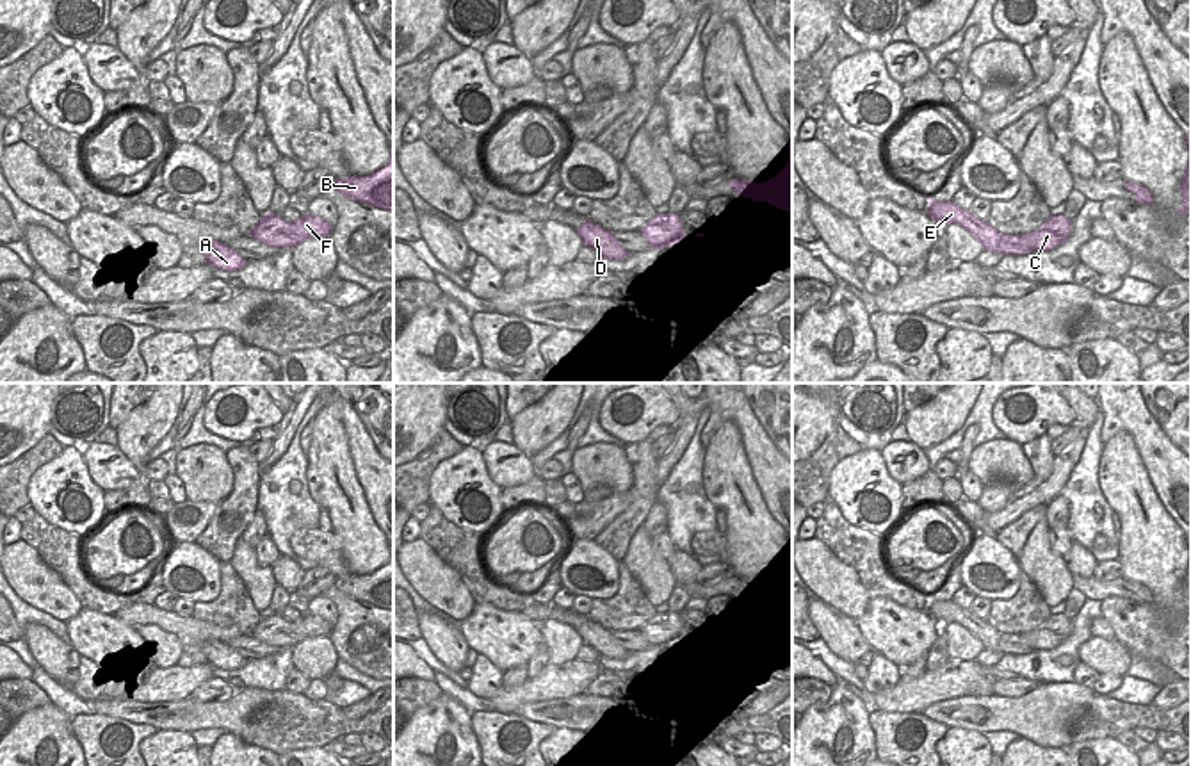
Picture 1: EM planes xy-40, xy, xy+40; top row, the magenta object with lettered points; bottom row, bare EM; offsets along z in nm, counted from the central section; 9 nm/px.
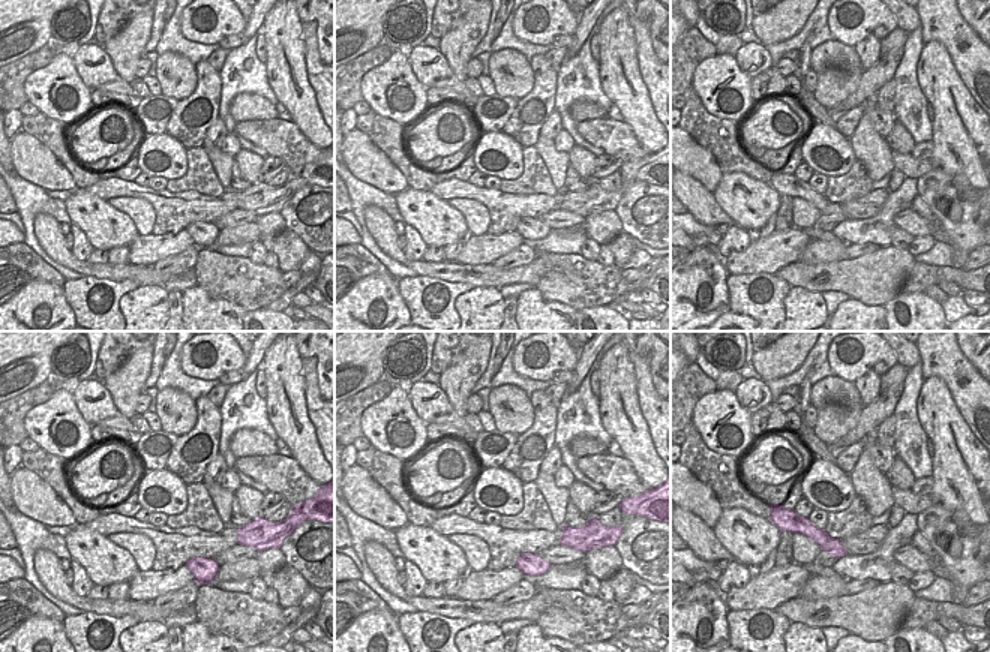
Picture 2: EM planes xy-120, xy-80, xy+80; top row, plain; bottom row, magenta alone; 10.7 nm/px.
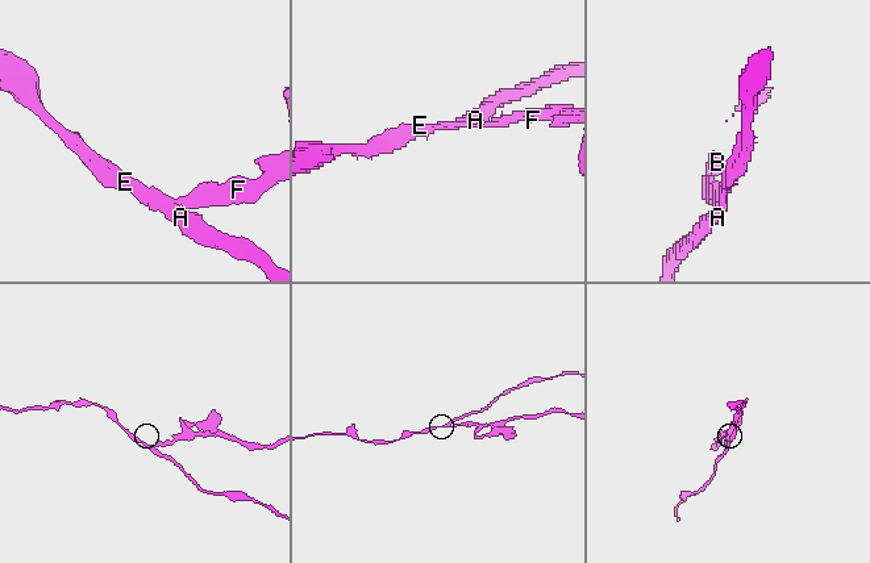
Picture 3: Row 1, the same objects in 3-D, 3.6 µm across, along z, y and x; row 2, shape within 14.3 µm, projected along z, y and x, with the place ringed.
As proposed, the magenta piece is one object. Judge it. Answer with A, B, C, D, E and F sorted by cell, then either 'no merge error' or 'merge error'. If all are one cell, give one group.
A D E / B C F; merge error

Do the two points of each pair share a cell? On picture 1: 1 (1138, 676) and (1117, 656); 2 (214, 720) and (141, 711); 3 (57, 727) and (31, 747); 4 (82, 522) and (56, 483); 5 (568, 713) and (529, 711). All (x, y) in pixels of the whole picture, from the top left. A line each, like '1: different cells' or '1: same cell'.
1: different cells
2: same cell
3: same cell
4: same cell
5: same cell

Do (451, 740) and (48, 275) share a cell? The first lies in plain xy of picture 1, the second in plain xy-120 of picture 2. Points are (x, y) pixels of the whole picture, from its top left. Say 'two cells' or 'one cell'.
two cells

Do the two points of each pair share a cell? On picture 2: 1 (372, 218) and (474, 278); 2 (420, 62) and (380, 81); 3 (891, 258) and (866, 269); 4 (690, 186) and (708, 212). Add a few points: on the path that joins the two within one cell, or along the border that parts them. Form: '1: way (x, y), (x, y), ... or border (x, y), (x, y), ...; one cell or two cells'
1: way (390, 246), (410, 264), (446, 273); one cell
2: border (408, 48), (411, 71), (426, 87); two cells
3: way (885, 264), (881, 269), (872, 269); one cell
4: way (690, 192), (702, 206); one cell

